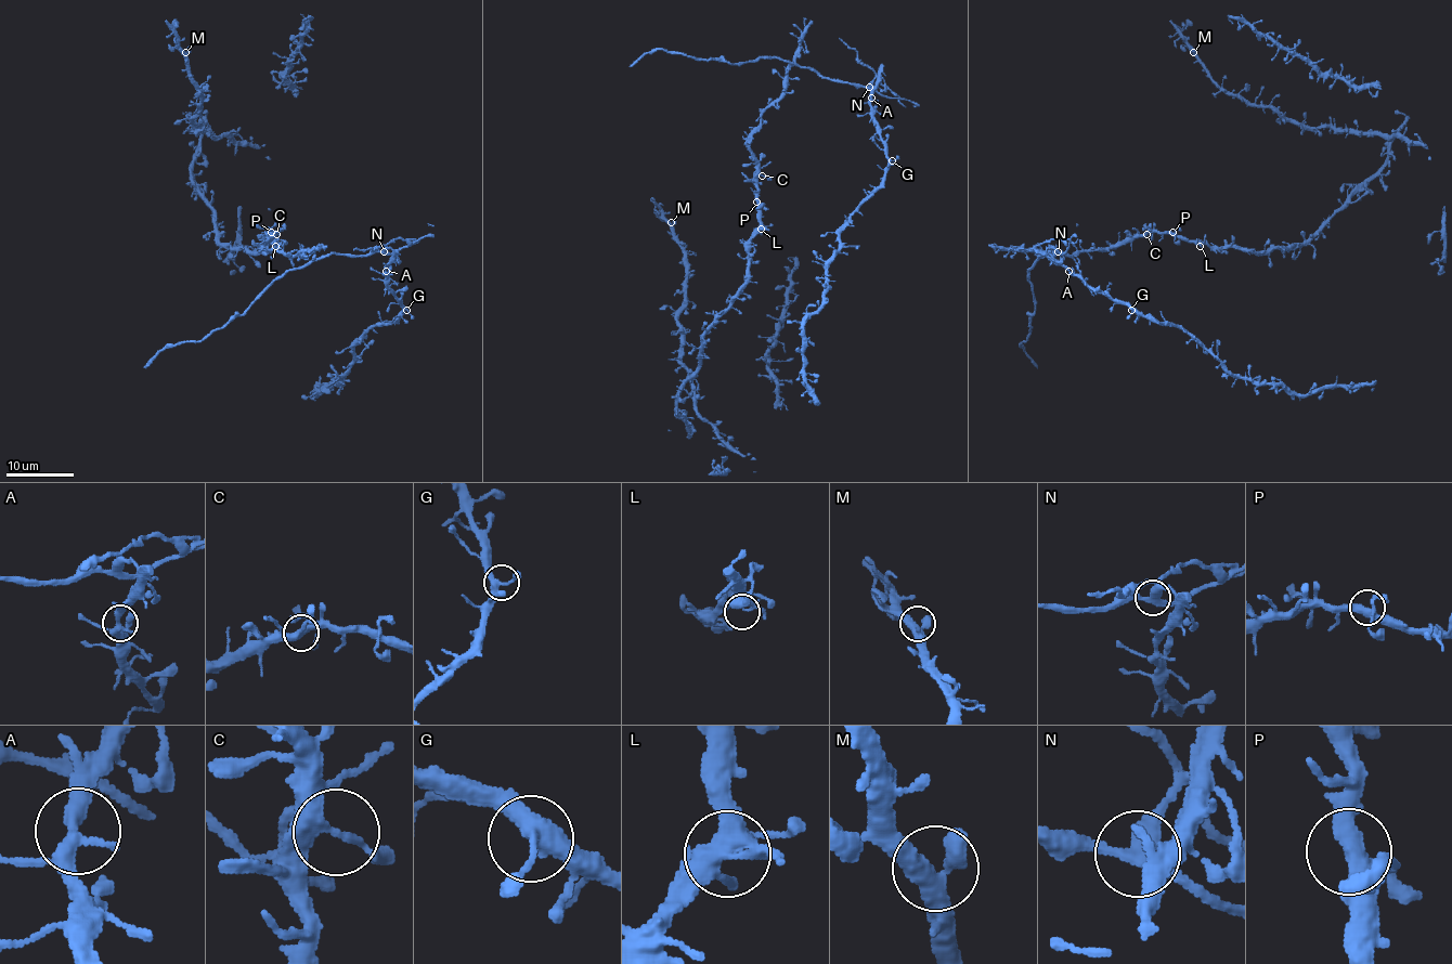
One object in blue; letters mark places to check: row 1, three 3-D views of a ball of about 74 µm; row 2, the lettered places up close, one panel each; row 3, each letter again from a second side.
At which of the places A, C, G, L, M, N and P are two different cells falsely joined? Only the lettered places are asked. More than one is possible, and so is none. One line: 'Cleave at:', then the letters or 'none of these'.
Cleave at: N

